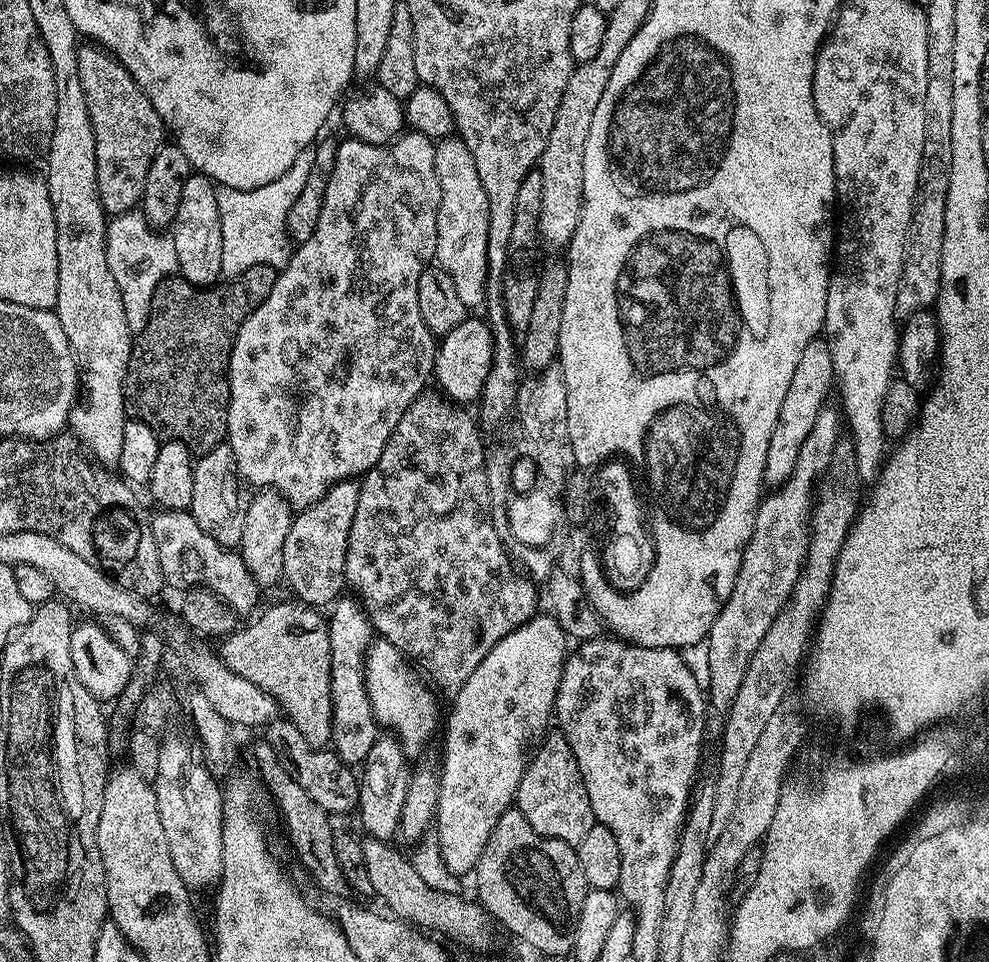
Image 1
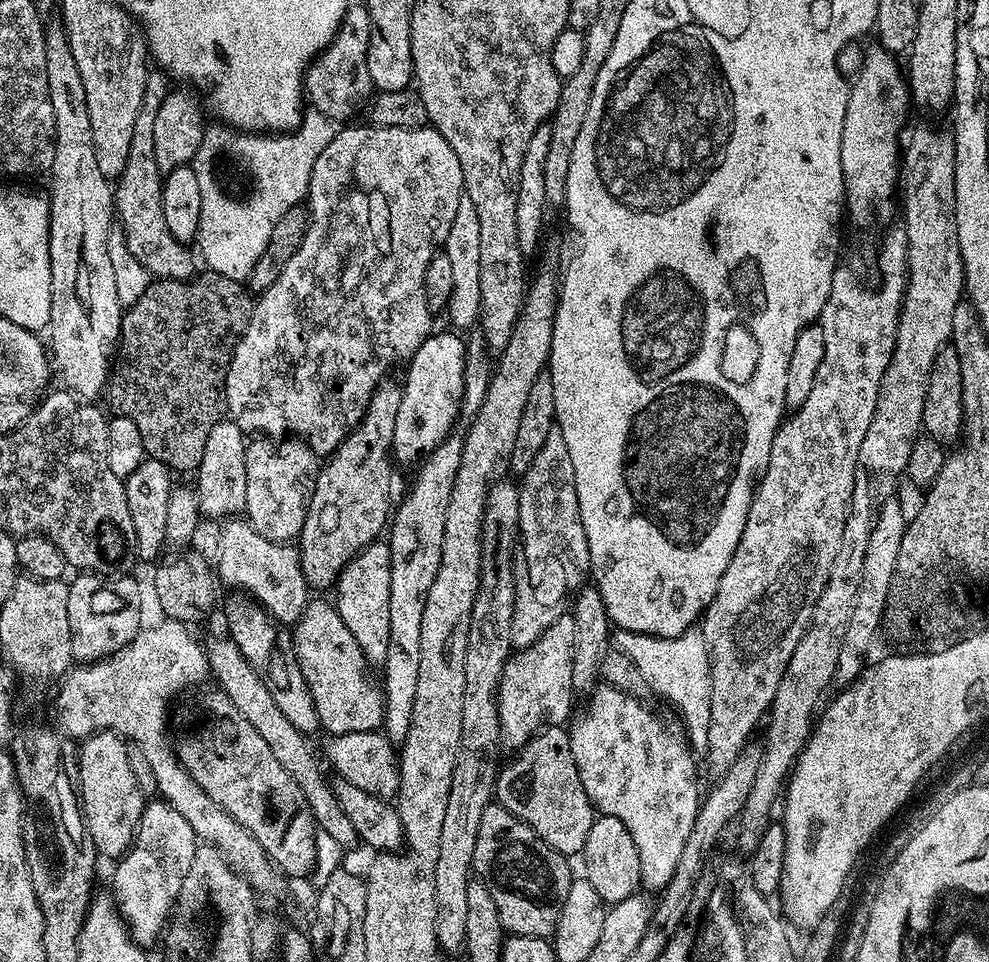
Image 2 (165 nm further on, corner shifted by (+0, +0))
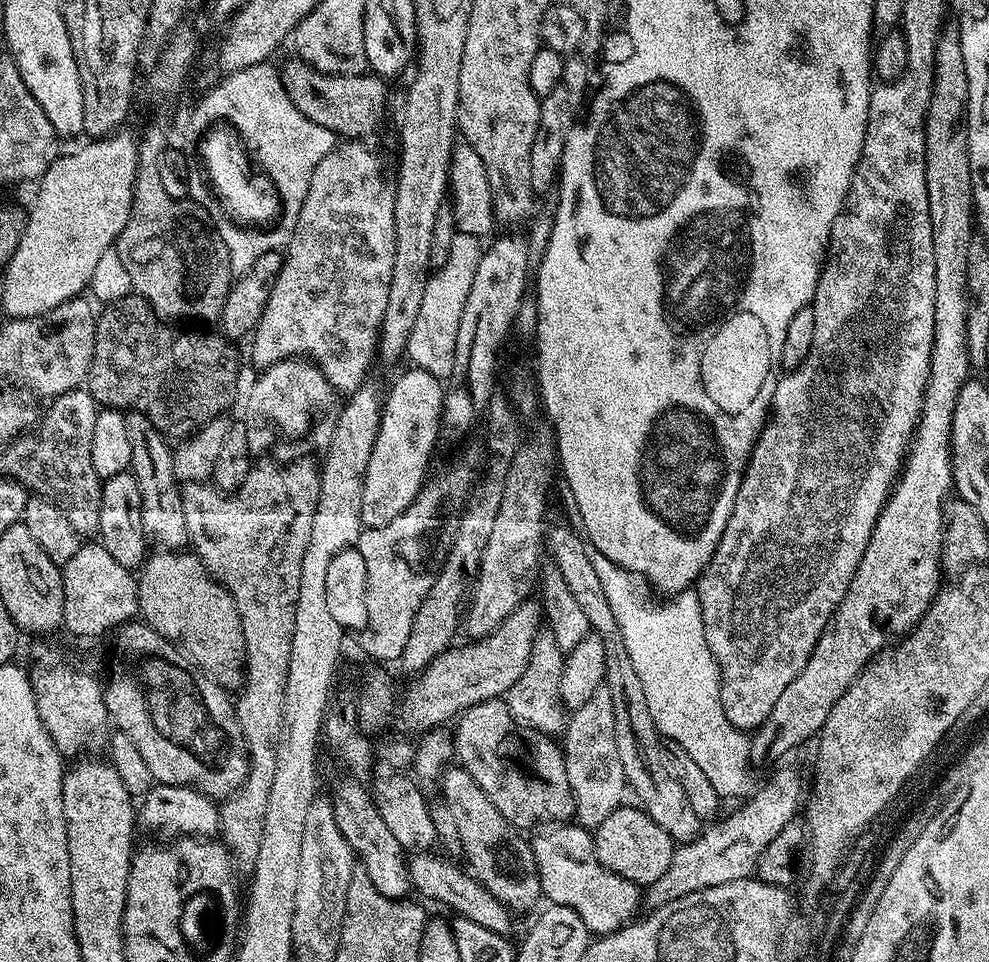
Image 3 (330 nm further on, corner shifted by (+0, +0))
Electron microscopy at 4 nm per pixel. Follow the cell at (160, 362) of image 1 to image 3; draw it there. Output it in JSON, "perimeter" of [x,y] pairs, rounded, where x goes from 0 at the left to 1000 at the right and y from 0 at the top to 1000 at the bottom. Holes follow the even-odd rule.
{"perimeter":[[[132,306],[119,313],[110,315],[97,330],[97,354],[95,356],[95,372],[93,379],[89,386],[87,396],[87,405],[92,410],[98,421],[105,424],[120,424],[122,426],[132,426],[142,428],[148,435],[152,435],[154,442],[161,447],[171,458],[181,459],[195,453],[201,445],[208,443],[208,439],[212,439],[216,435],[228,431],[232,426],[231,423],[239,416],[239,394],[243,391],[243,374],[239,371],[240,359],[229,352],[221,344],[215,345],[185,345],[185,340],[175,339],[173,336],[167,335],[159,328],[158,323],[151,319],[149,314],[137,306]]]}

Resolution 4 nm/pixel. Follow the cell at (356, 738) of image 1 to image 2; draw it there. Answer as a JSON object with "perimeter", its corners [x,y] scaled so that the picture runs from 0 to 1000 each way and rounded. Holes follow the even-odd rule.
{"perimeter":[[[377,563],[367,570],[349,590],[338,608],[338,631],[344,636],[346,647],[358,659],[358,667],[366,672],[366,680],[373,691],[387,691],[390,676],[394,676],[394,597],[396,577],[391,564]]]}

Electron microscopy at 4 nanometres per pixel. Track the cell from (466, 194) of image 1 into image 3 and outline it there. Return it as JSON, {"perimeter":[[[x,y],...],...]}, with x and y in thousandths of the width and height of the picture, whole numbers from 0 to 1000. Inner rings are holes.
{"perimeter":[[[462,240],[455,255],[455,264],[451,274],[440,280],[431,293],[431,306],[427,306],[427,318],[423,321],[423,331],[419,334],[419,343],[415,343],[415,356],[412,373],[420,381],[431,385],[446,393],[456,392],[459,385],[459,364],[463,356],[463,339],[467,336],[467,322],[471,319],[471,309],[475,307],[475,296],[479,294],[479,281],[483,281],[483,268],[487,261],[486,246],[476,245]]]}

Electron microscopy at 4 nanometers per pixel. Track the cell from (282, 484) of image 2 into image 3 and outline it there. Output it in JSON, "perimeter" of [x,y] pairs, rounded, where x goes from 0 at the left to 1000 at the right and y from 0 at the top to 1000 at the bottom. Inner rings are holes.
{"perimeter":[[[296,372],[282,374],[266,384],[262,390],[247,416],[245,437],[251,443],[252,463],[271,466],[278,459],[282,449],[287,453],[303,453],[310,445],[315,445],[317,460],[331,463],[336,456],[341,413],[324,384],[310,372]]]}

